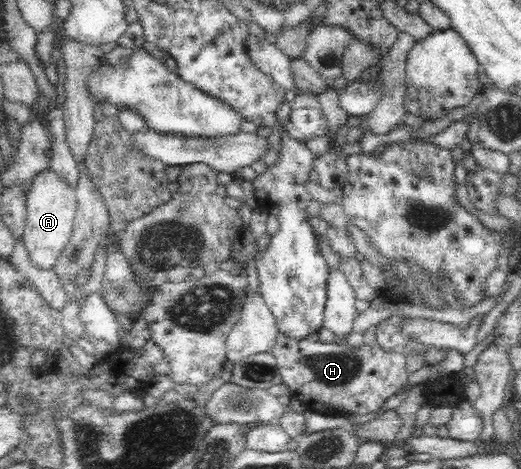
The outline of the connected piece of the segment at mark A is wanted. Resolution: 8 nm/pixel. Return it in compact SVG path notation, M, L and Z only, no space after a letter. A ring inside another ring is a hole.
M46 169L33 178L32 187L26 199L26 210L28 213L22 240L30 262L42 270L52 270L65 245L74 235L74 219L77 211L75 189L71 189L58 178L58 175Z

